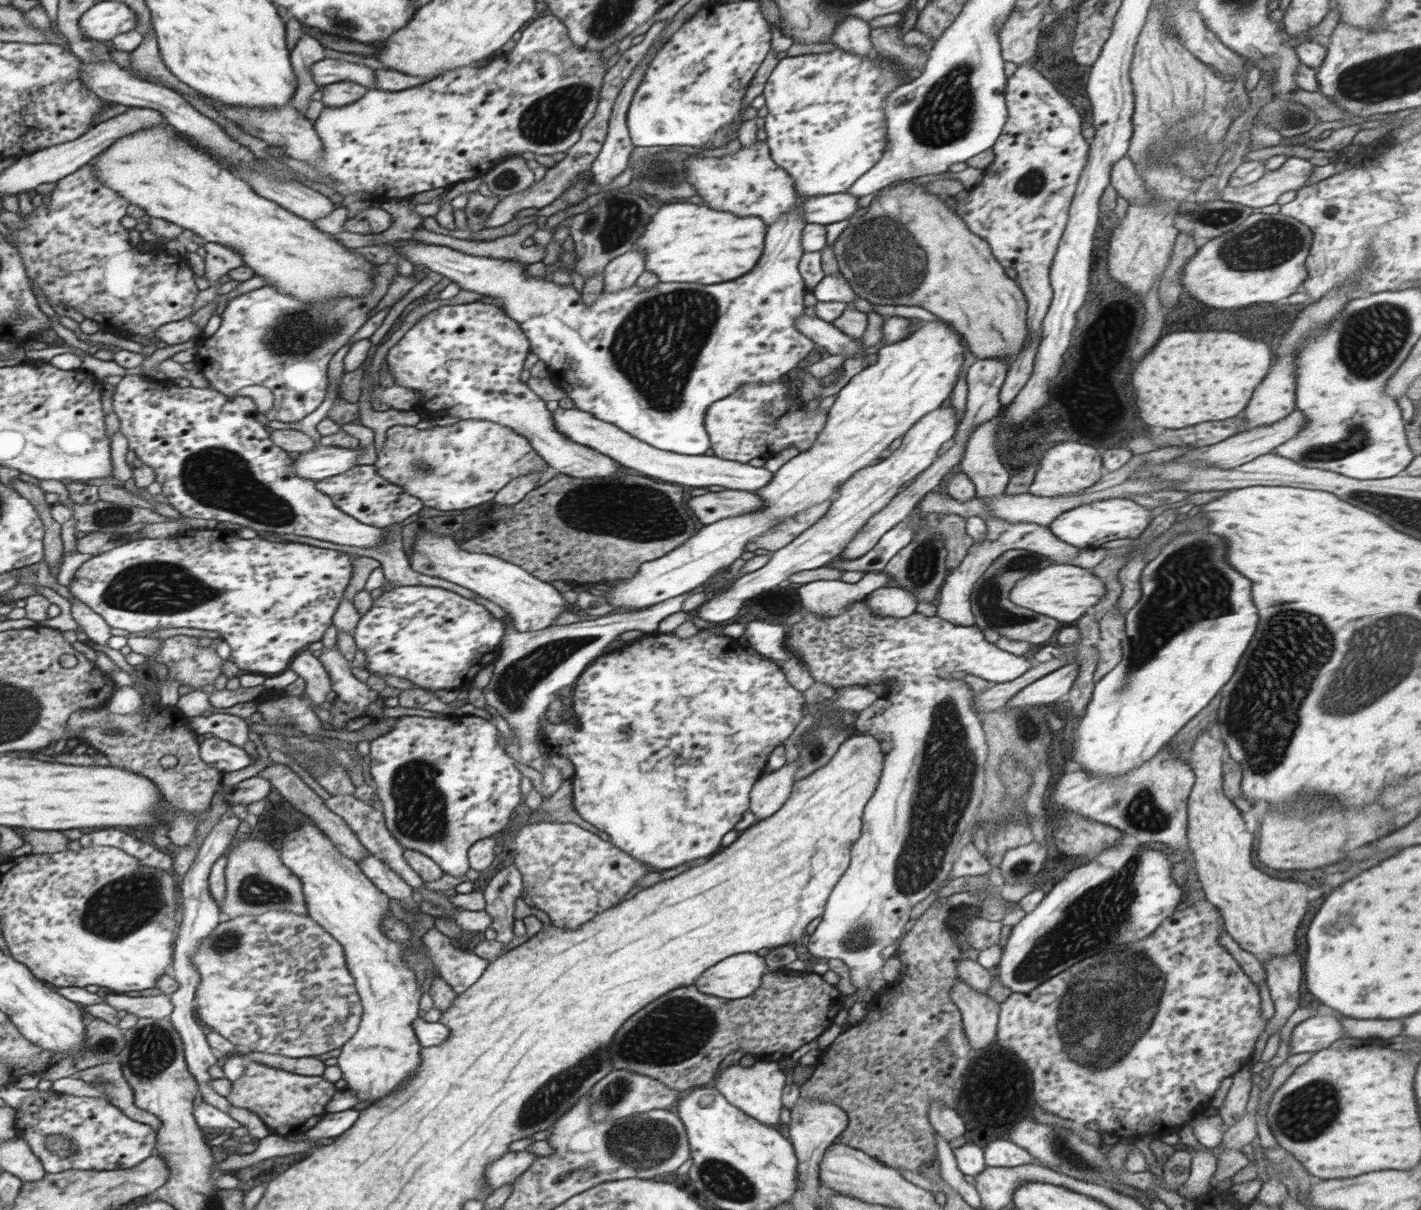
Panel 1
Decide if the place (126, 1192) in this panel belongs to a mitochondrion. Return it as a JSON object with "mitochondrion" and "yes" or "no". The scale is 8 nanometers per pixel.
{"mitochondrion":"no"}

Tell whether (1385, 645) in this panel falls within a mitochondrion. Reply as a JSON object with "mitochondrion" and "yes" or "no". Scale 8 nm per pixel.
{"mitochondrion":"yes"}

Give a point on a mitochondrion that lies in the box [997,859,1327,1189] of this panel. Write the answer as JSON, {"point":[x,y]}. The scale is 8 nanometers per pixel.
{"point":[1096,1024]}

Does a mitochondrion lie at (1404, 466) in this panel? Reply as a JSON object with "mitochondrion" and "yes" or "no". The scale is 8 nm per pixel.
{"mitochondrion":"no"}

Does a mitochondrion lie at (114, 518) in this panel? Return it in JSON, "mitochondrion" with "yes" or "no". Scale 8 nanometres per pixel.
{"mitochondrion":"yes"}

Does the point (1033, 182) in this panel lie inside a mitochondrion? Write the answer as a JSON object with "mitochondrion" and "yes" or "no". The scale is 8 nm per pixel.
{"mitochondrion":"yes"}

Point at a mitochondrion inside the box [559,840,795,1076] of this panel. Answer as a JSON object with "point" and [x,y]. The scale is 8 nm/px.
{"point":[680,1028]}

